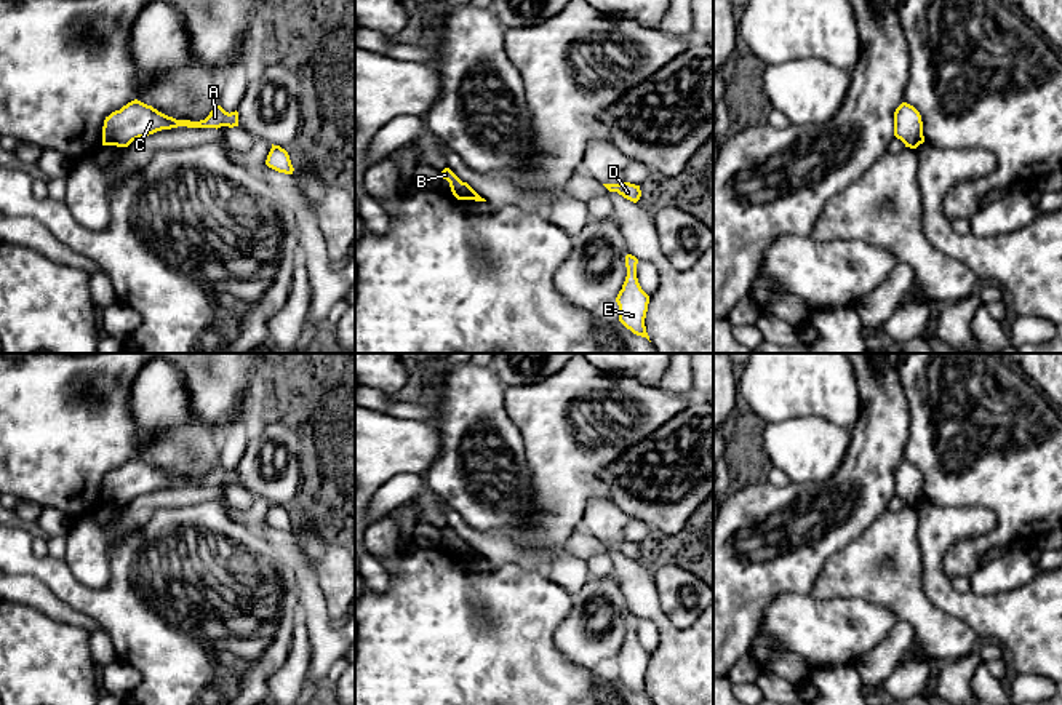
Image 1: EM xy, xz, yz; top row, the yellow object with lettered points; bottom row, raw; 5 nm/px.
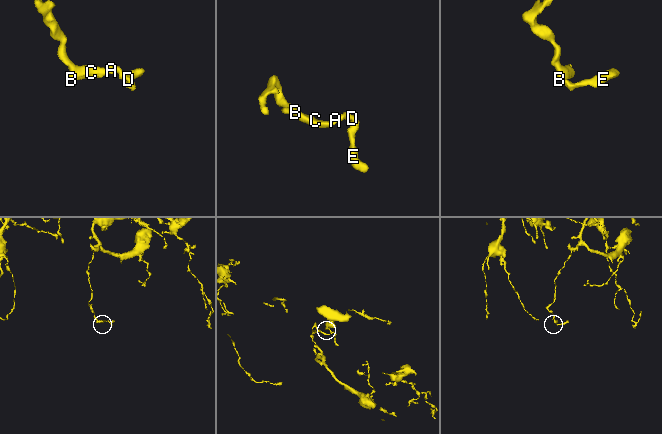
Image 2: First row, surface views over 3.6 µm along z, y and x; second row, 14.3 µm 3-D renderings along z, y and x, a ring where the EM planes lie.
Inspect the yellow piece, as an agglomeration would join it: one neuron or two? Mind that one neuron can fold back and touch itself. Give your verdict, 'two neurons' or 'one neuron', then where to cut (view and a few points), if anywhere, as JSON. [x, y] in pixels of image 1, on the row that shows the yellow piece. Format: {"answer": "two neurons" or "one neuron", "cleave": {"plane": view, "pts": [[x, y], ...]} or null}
{"answer": "one neuron", "cleave": null}

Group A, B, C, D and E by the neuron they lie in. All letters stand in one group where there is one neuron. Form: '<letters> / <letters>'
A B C D E

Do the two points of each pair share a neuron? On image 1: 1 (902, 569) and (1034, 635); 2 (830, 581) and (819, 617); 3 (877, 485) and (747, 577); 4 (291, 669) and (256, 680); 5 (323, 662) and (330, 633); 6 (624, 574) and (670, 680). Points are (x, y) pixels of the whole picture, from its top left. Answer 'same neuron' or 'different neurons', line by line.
1: different neurons
2: different neurons
3: same neuron
4: different neurons
5: same neuron
6: same neuron

